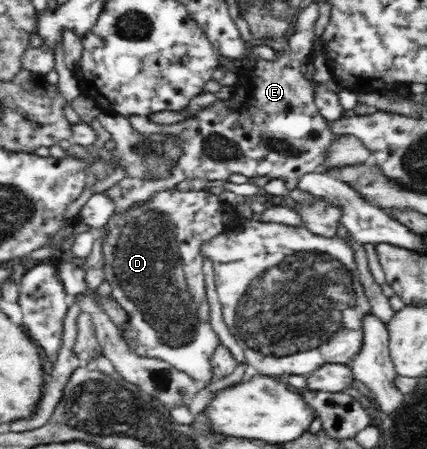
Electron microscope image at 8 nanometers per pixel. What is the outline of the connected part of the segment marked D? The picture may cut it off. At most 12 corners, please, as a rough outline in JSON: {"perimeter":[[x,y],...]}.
{"perimeter":[[155,192],[108,219],[120,330],[205,388],[220,341],[201,245],[240,215]]}

